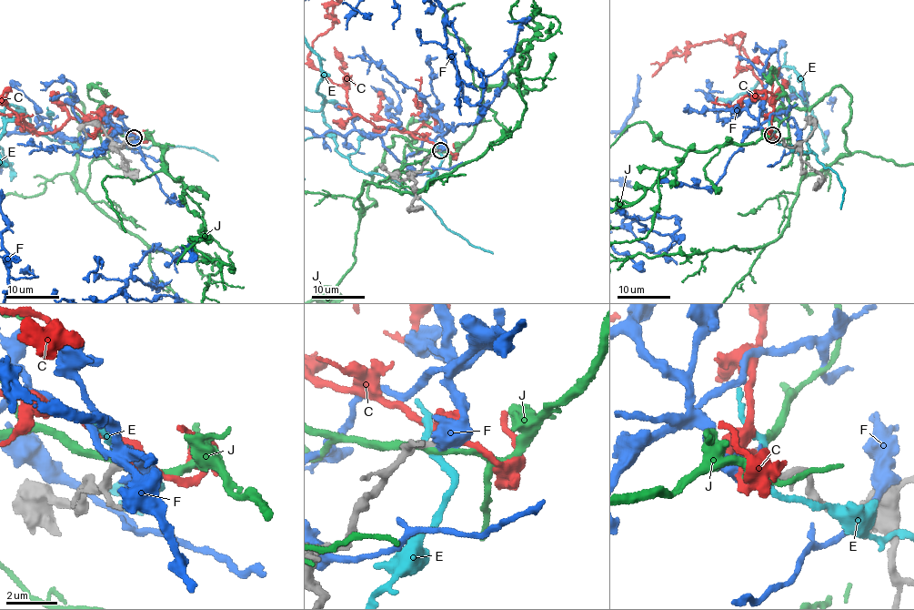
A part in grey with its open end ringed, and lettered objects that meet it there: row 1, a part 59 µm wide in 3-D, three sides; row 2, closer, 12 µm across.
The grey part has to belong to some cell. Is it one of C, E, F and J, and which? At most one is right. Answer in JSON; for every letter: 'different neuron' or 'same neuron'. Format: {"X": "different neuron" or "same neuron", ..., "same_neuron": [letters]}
{"C": "same neuron", "E": "different neuron", "F": "different neuron", "J": "different neuron", "same_neuron": ["C"]}

